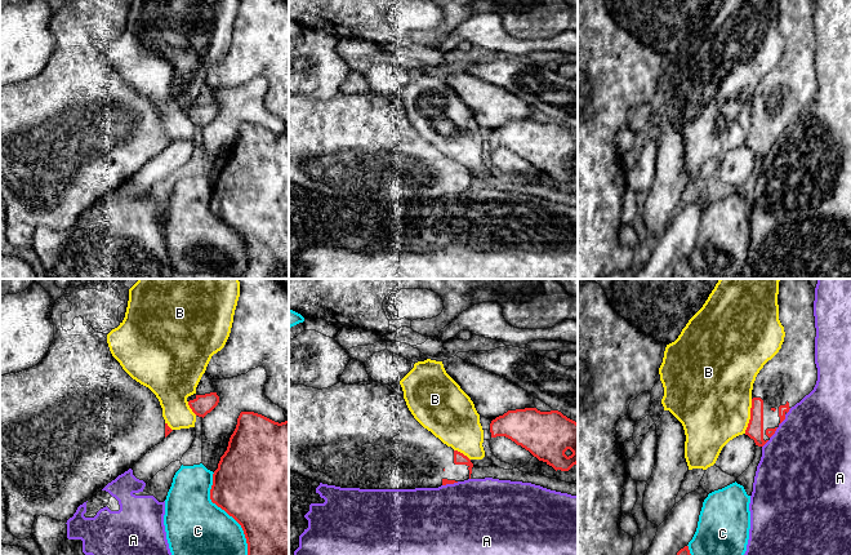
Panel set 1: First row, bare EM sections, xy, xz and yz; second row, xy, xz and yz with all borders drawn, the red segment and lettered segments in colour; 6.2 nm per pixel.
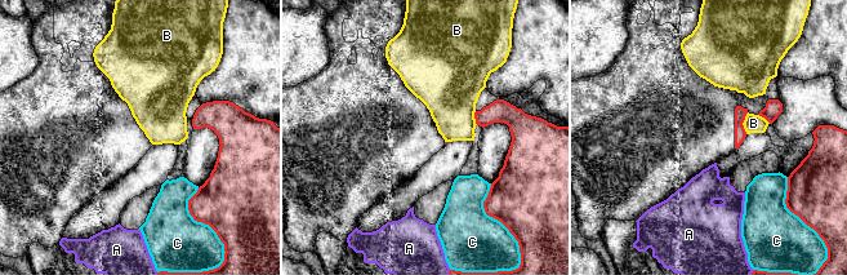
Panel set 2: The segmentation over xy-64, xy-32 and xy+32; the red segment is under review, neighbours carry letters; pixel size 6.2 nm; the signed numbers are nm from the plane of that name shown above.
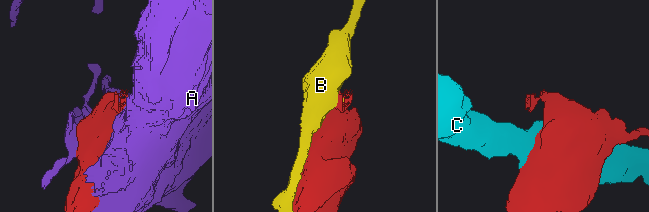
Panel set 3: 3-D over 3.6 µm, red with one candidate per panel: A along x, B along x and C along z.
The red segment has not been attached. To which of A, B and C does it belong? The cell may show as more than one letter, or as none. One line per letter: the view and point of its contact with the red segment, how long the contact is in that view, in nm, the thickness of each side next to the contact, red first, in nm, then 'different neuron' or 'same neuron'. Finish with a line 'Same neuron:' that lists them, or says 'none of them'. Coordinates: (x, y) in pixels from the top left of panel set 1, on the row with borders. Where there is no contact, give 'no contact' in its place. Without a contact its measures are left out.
A: yz (784, 417) | 130 nm | 50/480 nm | different neuron
B: yz (751, 416) | 220 nm | 110/480 nm | different neuron
C: xy (226, 511) | 550 nm | 500/360 nm | different neuron
Same neuron: none of them

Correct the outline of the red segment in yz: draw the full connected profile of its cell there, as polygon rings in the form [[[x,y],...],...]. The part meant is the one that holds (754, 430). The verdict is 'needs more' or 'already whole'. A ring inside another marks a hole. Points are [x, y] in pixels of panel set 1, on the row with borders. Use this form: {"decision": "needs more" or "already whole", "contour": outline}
{"decision": "needs more", "contour": [[[780,279],[779,320],[785,337],[779,352],[756,377],[745,430],[758,447],[770,440],[789,409],[816,385],[814,301],[815,288],[808,279]]]}

